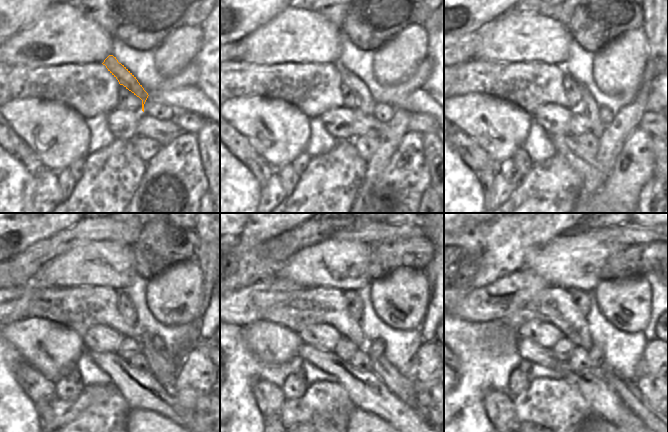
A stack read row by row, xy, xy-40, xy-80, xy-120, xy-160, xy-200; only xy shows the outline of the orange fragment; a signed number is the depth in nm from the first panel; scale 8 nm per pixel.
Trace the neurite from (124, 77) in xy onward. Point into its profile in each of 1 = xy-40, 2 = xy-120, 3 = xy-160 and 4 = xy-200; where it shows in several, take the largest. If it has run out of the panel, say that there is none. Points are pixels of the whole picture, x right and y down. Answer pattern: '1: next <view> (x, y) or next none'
1: next xy-40 (365, 106)
2: next xy-120 (162, 366)
3: next xy-160 (400, 386)
4: next xy-200 (627, 389)

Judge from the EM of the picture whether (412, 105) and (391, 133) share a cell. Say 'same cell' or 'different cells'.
different cells

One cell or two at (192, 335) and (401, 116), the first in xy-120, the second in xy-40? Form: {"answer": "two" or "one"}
{"answer": "one"}

